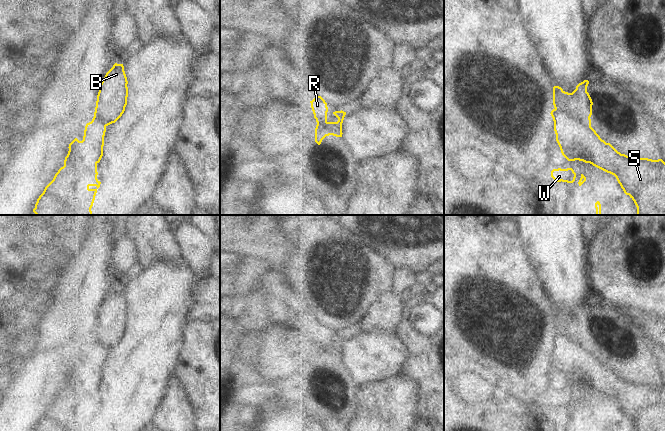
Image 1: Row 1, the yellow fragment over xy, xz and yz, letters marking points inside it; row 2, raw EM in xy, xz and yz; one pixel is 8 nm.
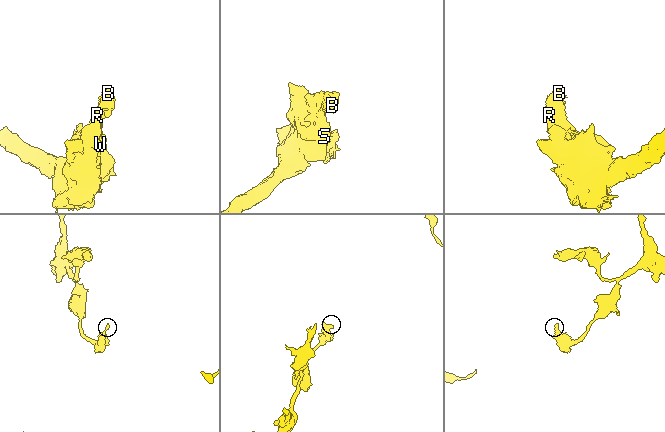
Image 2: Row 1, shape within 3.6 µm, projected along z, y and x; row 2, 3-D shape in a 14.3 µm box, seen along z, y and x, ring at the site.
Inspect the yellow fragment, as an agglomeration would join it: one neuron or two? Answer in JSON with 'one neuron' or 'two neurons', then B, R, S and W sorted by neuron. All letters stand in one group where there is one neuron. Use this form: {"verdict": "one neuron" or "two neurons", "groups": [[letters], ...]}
{"verdict": "two neurons", "groups": [["B"], ["R", "S", "W"]]}

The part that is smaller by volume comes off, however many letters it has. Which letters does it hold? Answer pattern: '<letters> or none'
B

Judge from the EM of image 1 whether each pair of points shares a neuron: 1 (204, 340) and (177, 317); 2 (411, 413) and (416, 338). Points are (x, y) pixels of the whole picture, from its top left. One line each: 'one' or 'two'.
1: two
2: two

